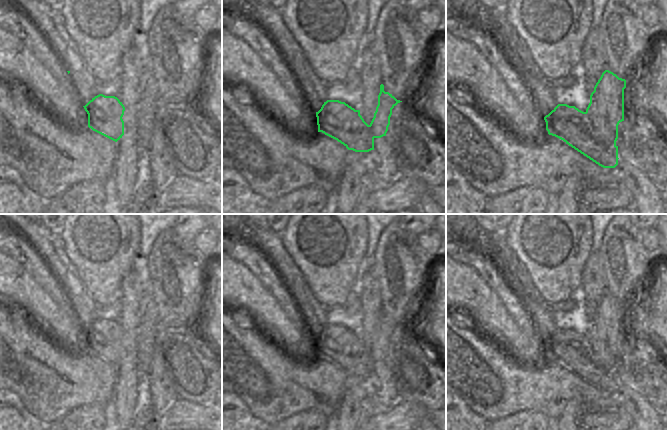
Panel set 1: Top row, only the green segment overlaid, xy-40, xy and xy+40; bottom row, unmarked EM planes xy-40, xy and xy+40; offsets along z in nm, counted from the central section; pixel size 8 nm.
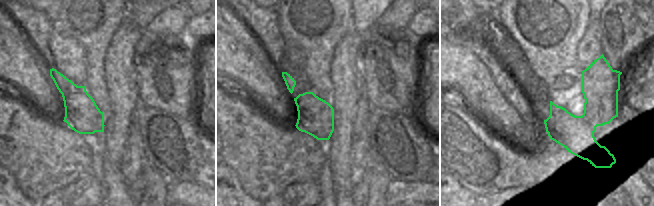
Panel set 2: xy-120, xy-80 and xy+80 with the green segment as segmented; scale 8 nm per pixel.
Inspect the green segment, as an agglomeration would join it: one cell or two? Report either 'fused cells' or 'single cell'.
fused cells

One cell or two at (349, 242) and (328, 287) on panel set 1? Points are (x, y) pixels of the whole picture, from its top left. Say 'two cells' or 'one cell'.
one cell

